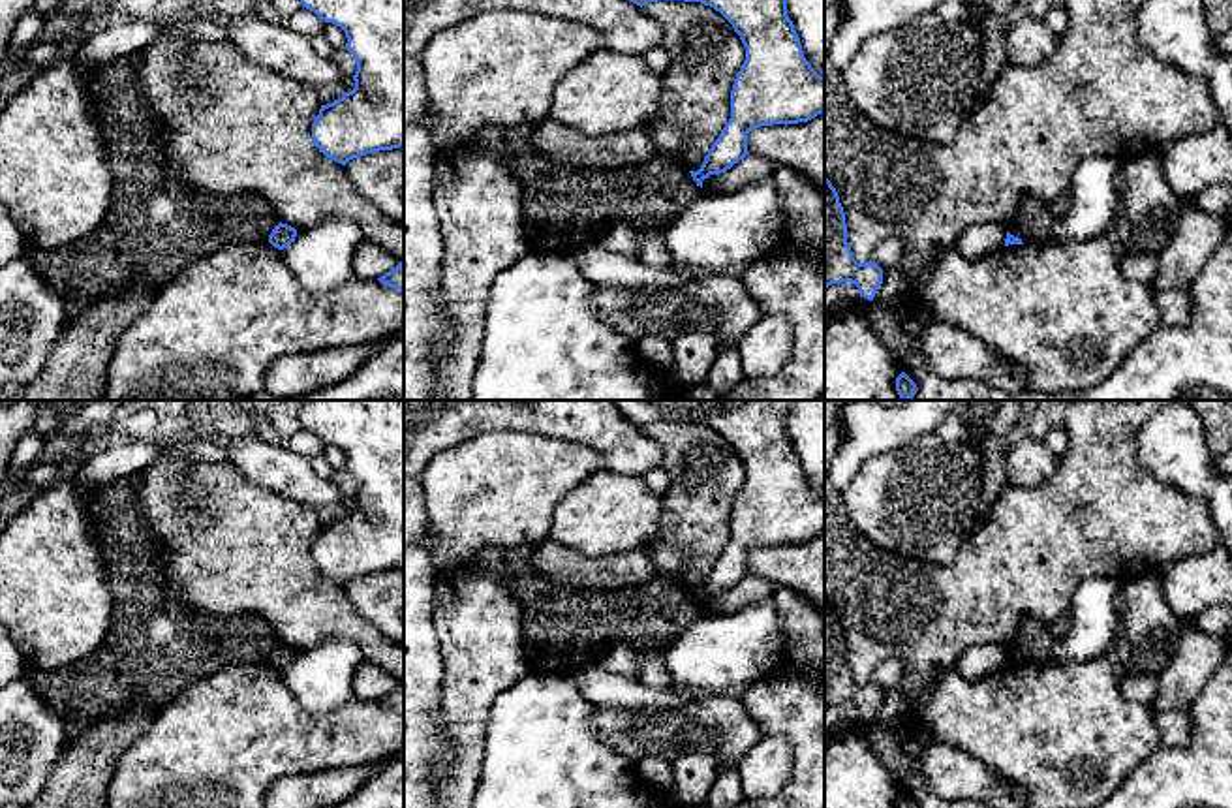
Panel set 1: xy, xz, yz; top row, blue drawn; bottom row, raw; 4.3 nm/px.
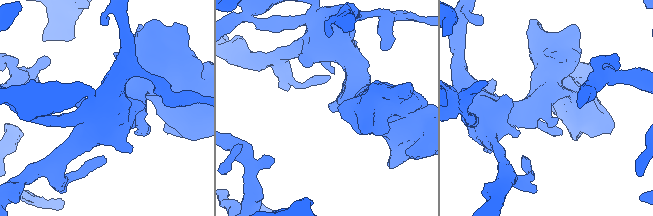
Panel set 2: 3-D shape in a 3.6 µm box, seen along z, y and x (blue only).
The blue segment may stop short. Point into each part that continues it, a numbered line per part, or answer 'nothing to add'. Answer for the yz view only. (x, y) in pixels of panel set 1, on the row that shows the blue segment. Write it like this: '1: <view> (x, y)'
nothing to add

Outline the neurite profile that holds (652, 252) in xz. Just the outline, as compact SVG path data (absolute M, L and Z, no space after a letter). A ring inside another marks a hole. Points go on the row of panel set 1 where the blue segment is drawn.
M665 227L644 229L642 246L639 250L637 259L654 269L672 267L670 254L667 252L661 231Z

